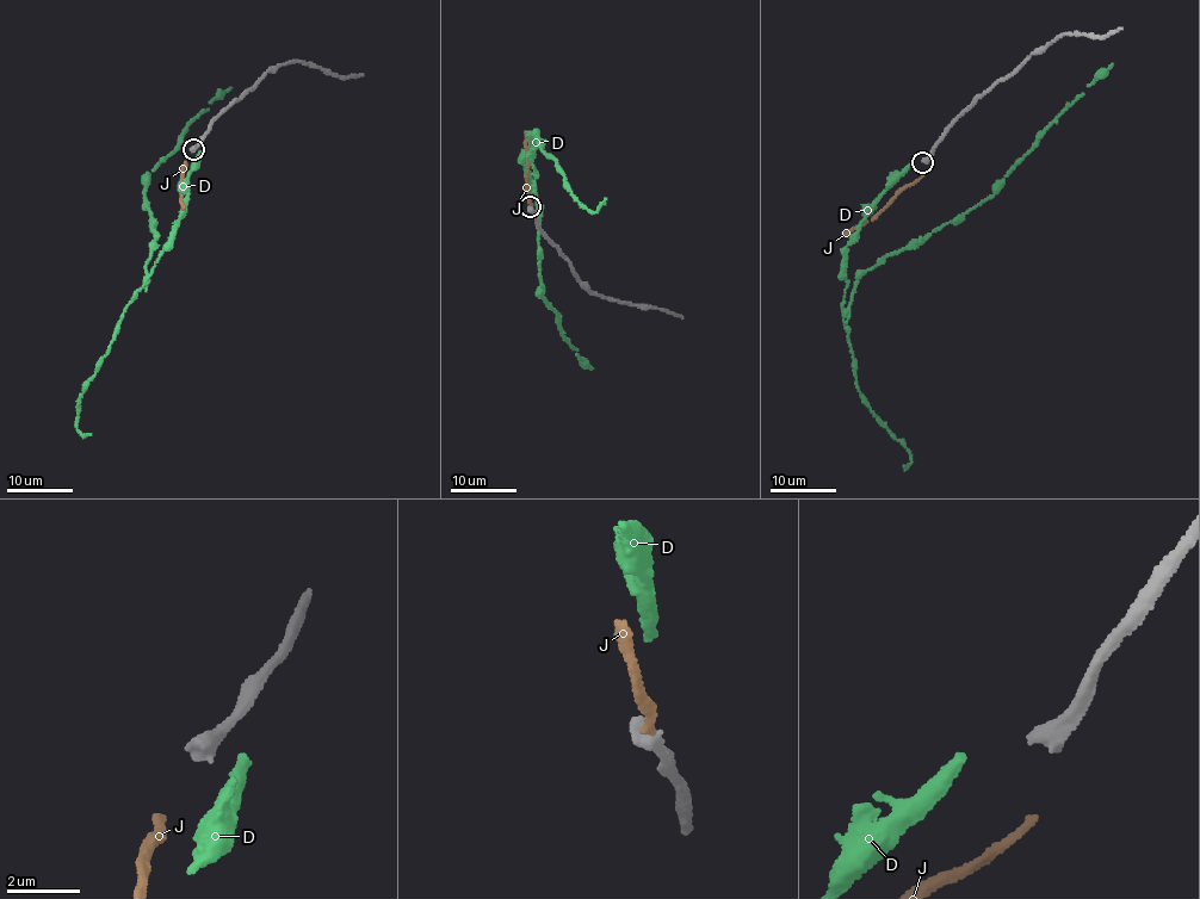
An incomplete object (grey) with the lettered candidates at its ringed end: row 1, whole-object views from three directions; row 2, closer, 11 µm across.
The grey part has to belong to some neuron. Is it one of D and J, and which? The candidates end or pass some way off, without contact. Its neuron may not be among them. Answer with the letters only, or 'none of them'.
none of them

